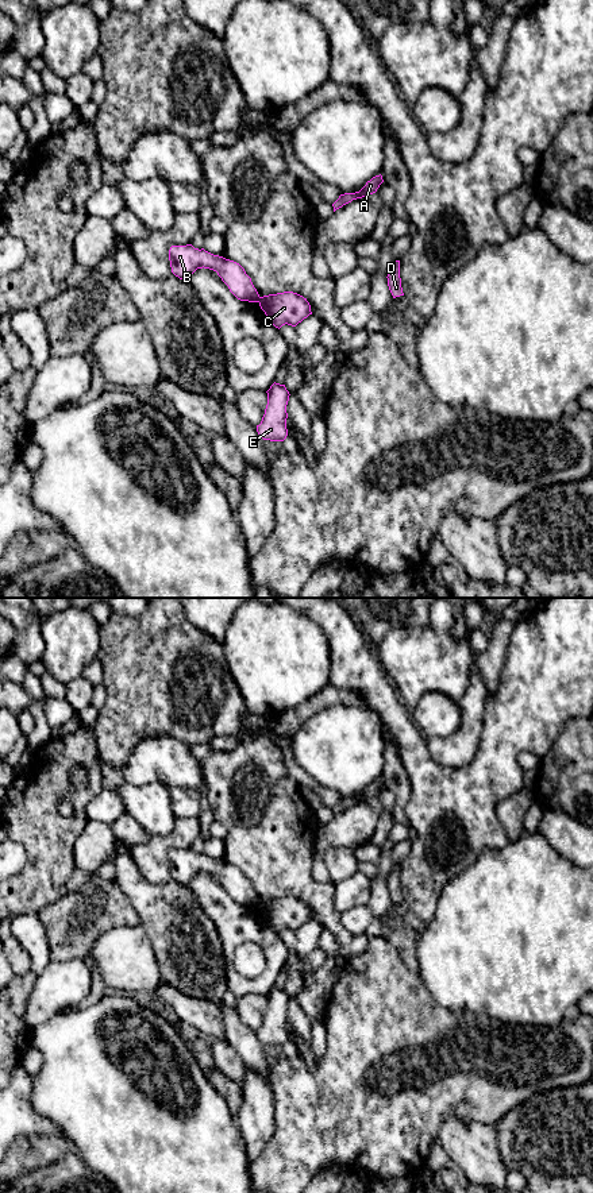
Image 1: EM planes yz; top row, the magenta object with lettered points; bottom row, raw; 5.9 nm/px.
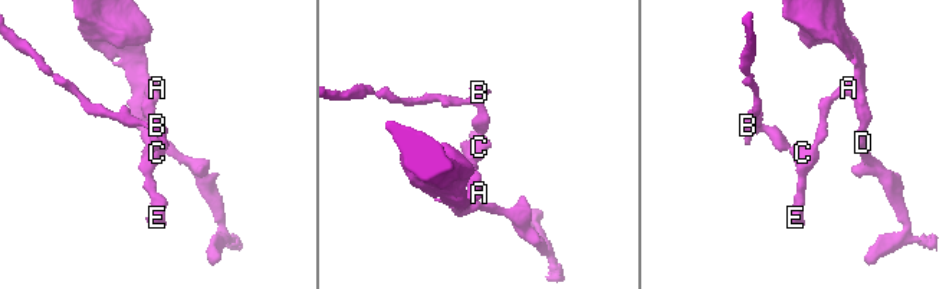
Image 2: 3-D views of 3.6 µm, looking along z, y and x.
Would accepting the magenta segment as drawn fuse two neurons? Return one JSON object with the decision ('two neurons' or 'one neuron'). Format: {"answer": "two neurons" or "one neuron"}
{"answer": "two neurons"}

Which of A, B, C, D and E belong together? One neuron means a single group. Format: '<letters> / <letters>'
A C D E / B

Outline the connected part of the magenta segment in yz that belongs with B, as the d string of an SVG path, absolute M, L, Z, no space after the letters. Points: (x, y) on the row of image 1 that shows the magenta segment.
M192 244L172 246L169 250L172 273L180 279L189 279L197 269L209 269L217 273L230 292L240 301L259 302L259 294L244 269L230 259L213 255Z

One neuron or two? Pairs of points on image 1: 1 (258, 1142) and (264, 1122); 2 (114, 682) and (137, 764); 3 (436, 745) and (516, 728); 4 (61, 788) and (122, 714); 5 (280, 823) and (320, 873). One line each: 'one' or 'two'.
1: one
2: two
3: two
4: two
5: two

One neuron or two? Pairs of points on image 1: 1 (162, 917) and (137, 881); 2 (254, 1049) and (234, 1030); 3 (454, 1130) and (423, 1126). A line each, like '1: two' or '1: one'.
1: one
2: one
3: two

